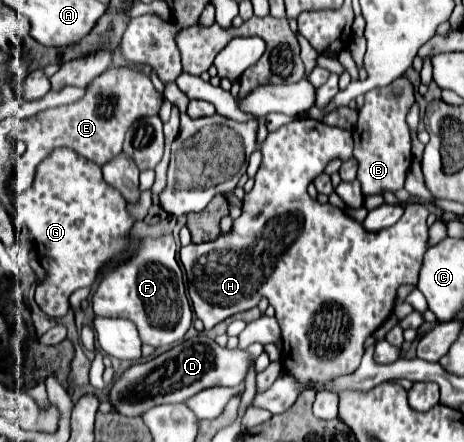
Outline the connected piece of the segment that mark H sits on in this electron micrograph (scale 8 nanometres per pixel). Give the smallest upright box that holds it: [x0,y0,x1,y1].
[180,118,428,390]

